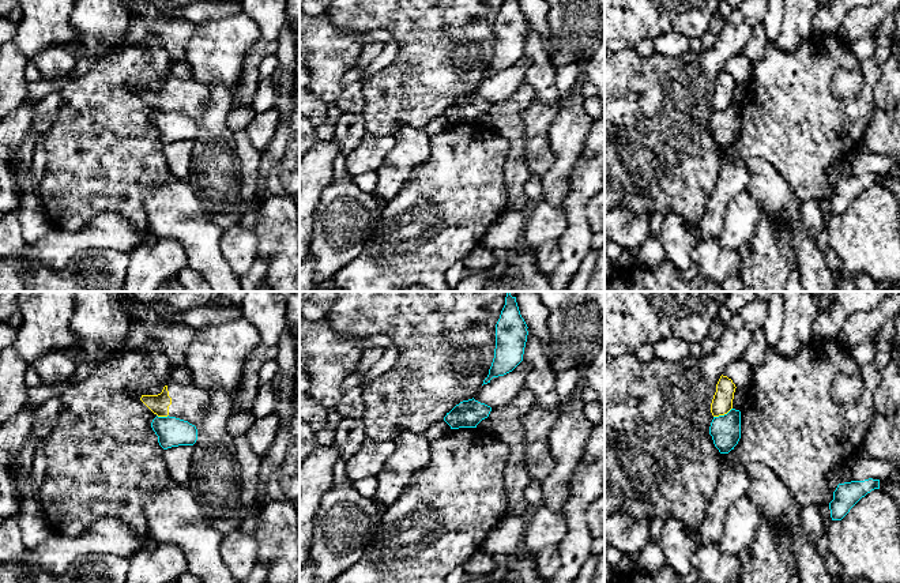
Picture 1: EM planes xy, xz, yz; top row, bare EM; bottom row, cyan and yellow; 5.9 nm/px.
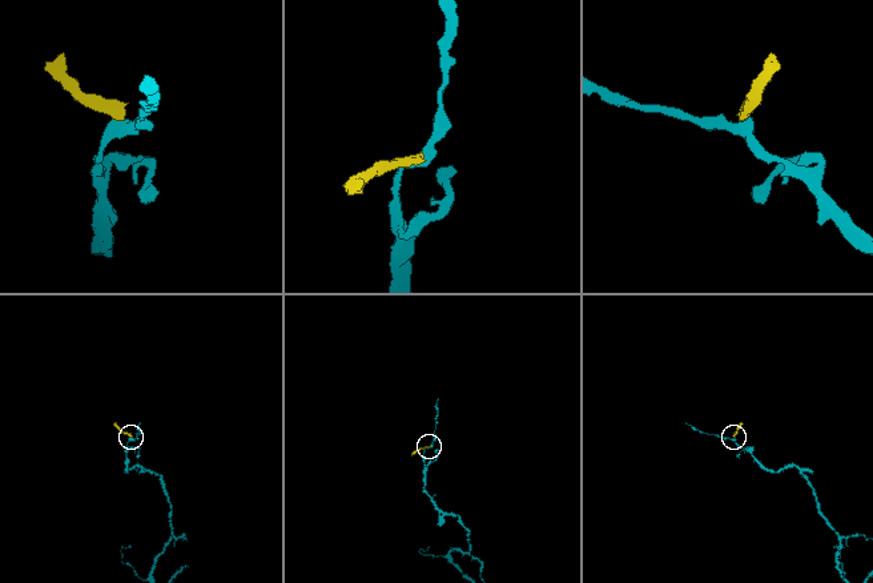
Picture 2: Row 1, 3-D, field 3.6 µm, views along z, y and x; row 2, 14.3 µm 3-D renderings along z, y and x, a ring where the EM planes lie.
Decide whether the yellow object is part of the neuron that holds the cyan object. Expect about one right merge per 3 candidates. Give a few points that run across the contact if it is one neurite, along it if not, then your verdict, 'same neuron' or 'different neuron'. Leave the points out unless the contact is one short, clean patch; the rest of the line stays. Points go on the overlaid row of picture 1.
line yz (731, 407), (726, 413), (714, 417); different neuron

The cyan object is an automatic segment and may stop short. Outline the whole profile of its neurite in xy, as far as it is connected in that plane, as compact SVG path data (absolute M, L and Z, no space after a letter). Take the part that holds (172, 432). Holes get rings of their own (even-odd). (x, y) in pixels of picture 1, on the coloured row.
M157 415L151 422L151 428L163 450L178 445L193 445L197 440L196 426L176 417Z

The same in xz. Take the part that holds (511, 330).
M507 292L505 305L496 324L496 349L492 366L483 384L493 377L512 372L521 361L527 342L527 324L520 315L516 297Z

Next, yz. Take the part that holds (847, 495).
M880 479L851 481L839 484L829 503L832 520L841 520L867 493L880 489Z

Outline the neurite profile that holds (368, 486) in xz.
M376 477L364 478L364 479L355 481L353 485L359 494L366 497L368 500L372 500L376 496L379 481Z

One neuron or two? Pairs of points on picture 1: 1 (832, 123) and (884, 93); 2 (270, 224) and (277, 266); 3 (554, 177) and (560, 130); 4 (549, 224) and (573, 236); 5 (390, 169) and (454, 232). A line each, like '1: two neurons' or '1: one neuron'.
1: two neurons
2: one neuron
3: one neuron
4: two neurons
5: two neurons

